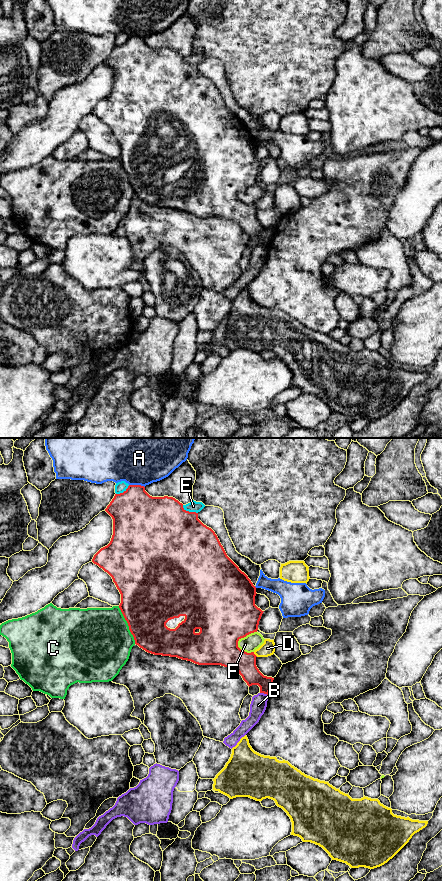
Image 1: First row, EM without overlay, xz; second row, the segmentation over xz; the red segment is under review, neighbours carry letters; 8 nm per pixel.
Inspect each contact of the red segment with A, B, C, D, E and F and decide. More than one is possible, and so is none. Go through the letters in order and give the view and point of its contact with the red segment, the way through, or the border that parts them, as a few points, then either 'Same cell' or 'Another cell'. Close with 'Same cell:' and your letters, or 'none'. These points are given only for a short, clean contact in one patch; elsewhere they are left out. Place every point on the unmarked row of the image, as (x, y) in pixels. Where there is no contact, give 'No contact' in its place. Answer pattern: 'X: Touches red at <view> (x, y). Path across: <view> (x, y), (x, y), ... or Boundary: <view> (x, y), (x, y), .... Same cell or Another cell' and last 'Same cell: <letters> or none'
A: Touches red at xz (137, 37). Another cell
B: Touches red at xz (264, 245). Boundary: xz (260, 244), (267, 247). Another cell
C: Touches red at xz (128, 177). Another cell
D: Touches red at xz (254, 206). Another cell
E: Touches red at xz (188, 63). Another cell
F: Touches red at xz (244, 188). Another cell
Same cell: none

